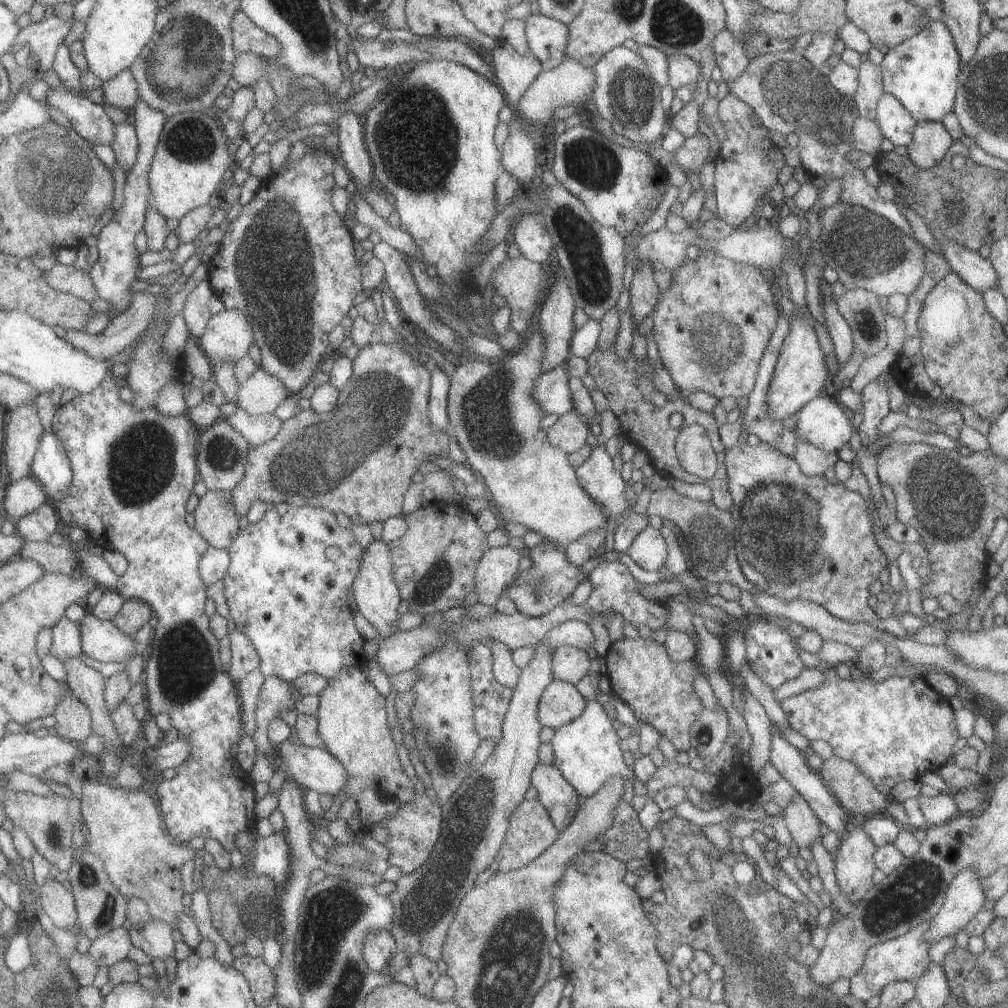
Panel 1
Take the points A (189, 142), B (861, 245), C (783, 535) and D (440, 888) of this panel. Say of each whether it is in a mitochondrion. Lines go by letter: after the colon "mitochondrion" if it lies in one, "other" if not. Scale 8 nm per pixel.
A: mitochondrion
B: mitochondrion
C: mitochondrion
D: mitochondrion

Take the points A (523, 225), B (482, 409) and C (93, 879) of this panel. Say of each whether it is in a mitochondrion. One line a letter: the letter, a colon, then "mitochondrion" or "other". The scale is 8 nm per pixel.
A: other
B: mitochondrion
C: mitochondrion

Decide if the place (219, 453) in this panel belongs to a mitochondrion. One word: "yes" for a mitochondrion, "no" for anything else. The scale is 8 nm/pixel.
yes

